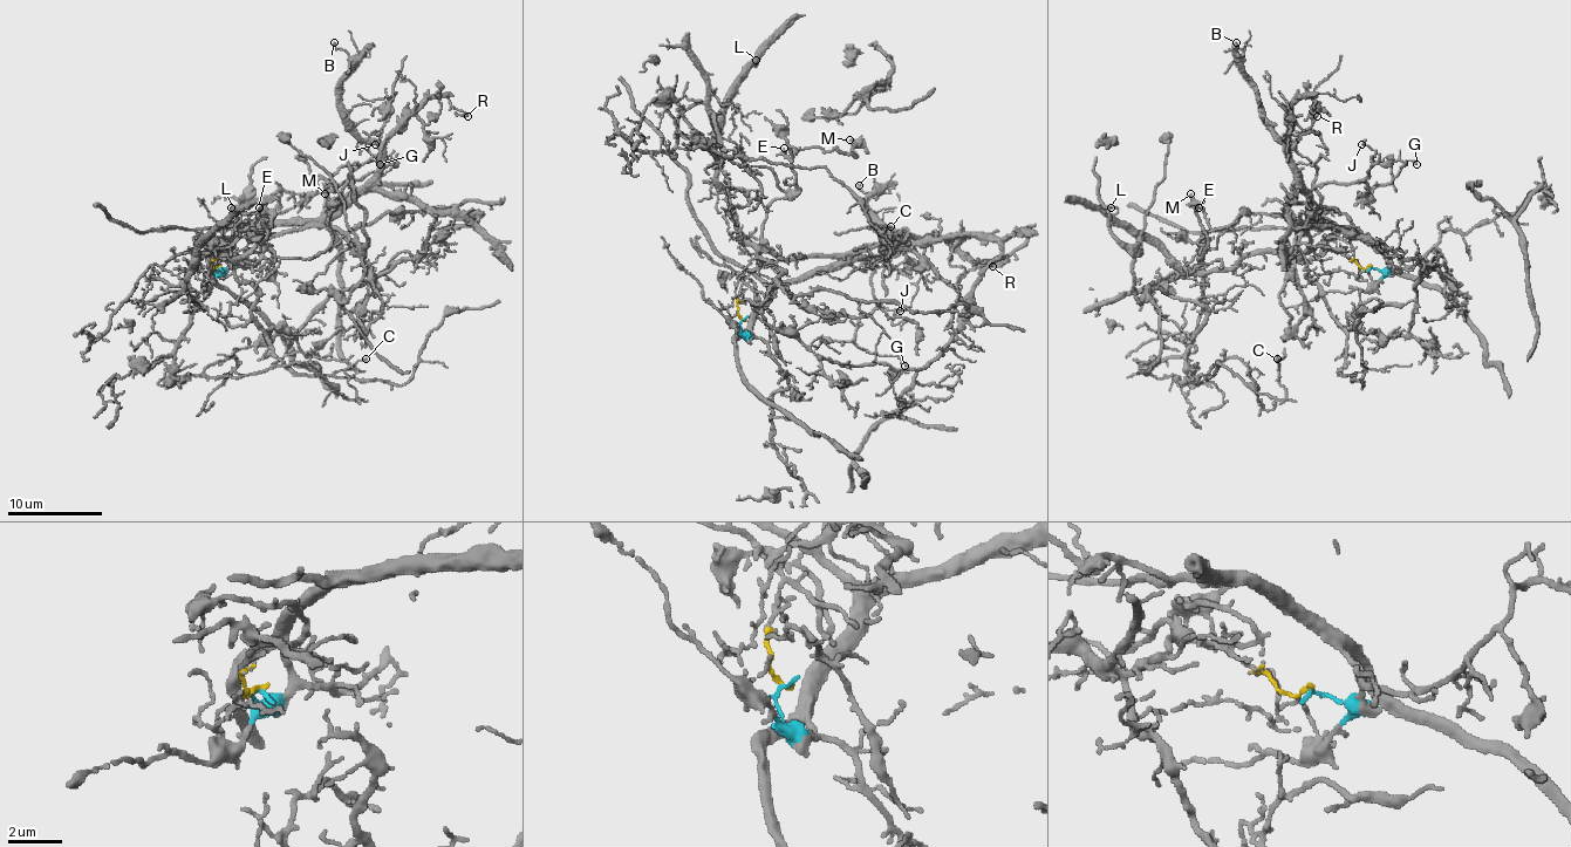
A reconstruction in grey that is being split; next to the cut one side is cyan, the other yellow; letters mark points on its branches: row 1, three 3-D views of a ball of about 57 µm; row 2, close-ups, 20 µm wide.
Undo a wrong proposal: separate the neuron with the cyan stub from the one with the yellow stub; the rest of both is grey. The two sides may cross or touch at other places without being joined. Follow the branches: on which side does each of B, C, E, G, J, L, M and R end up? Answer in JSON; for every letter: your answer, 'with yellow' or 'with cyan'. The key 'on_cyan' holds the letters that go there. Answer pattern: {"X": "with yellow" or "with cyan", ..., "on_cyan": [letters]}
{"B": "with cyan", "C": "with yellow", "E": "with cyan", "G": "with cyan", "J": "with cyan", "L": "with yellow", "M": "with cyan", "R": "with cyan", "on_cyan": ["B", "E", "G", "J", "M", "R"]}

